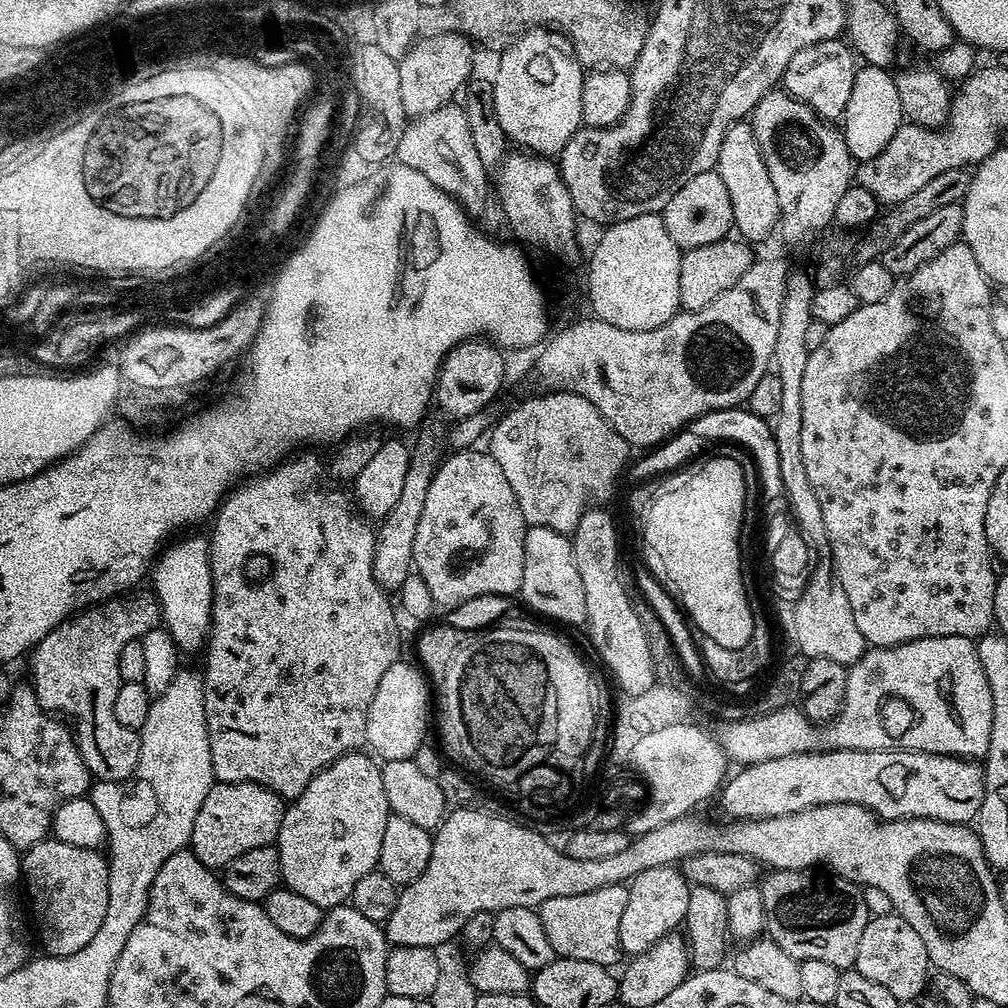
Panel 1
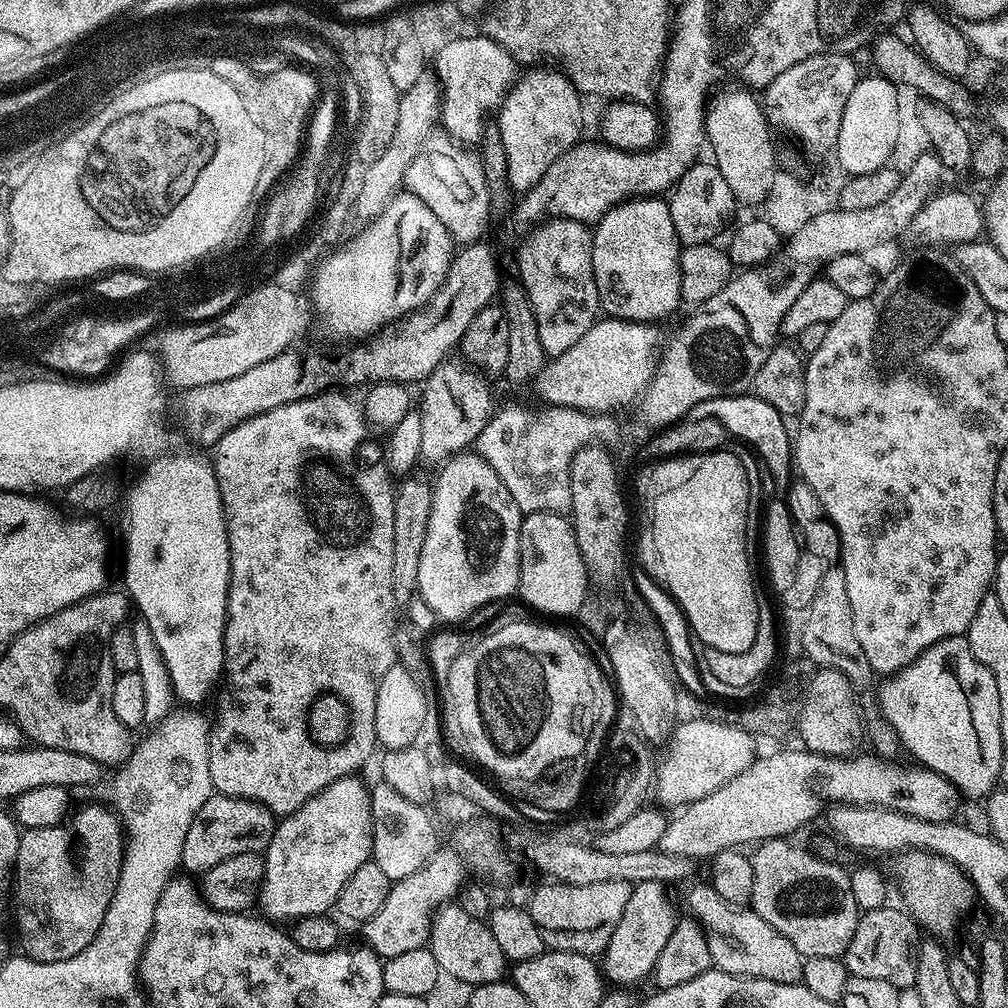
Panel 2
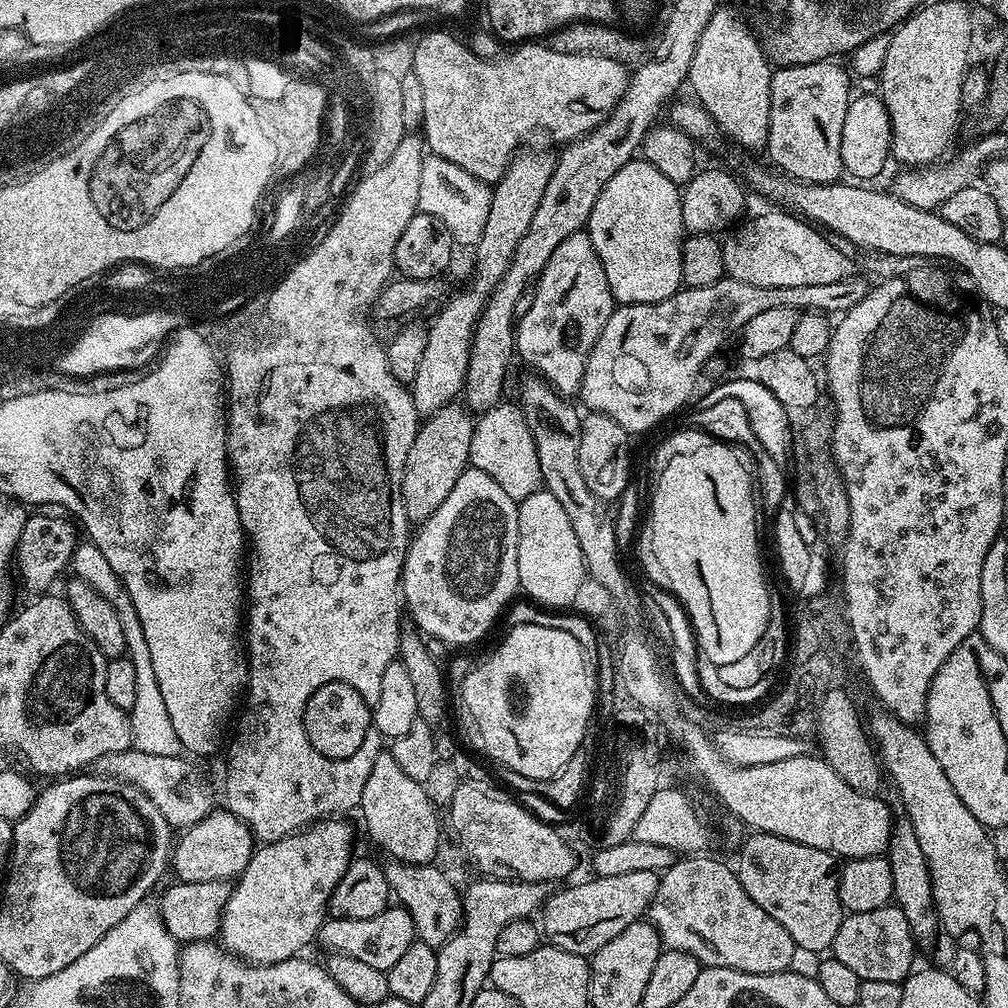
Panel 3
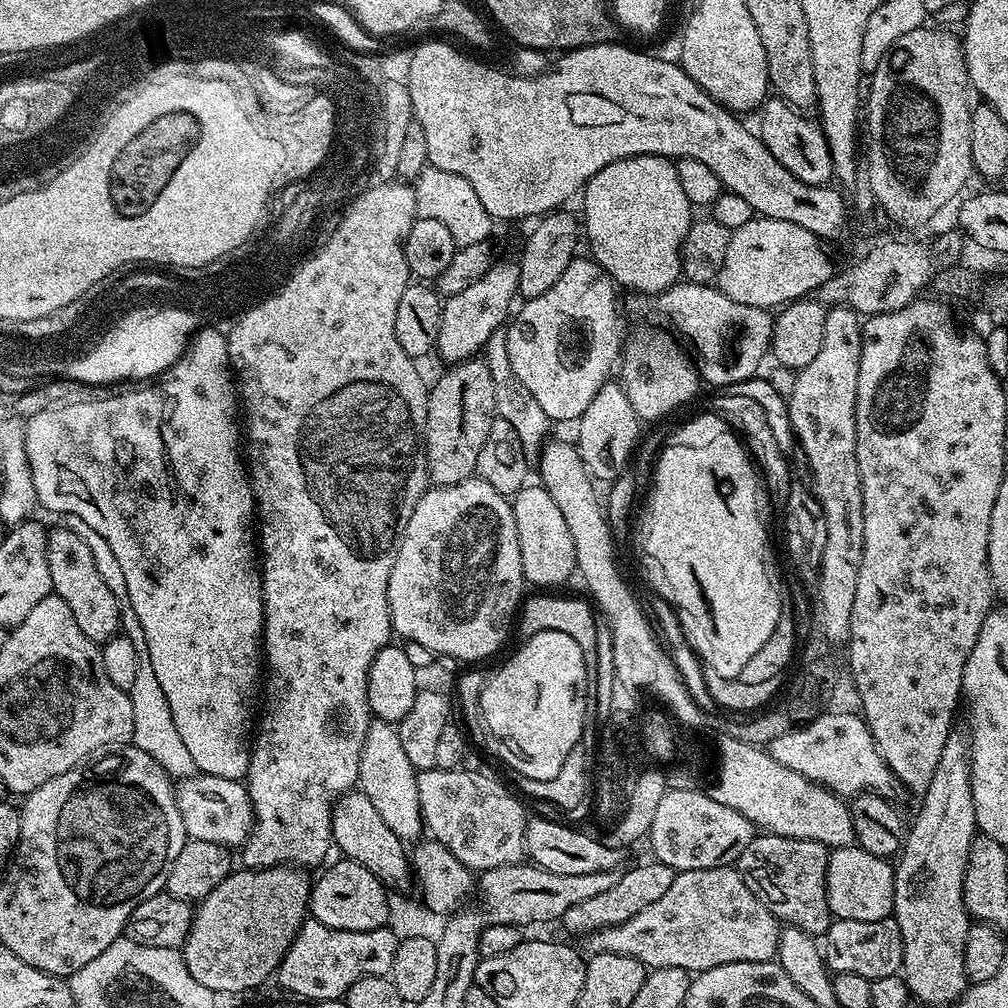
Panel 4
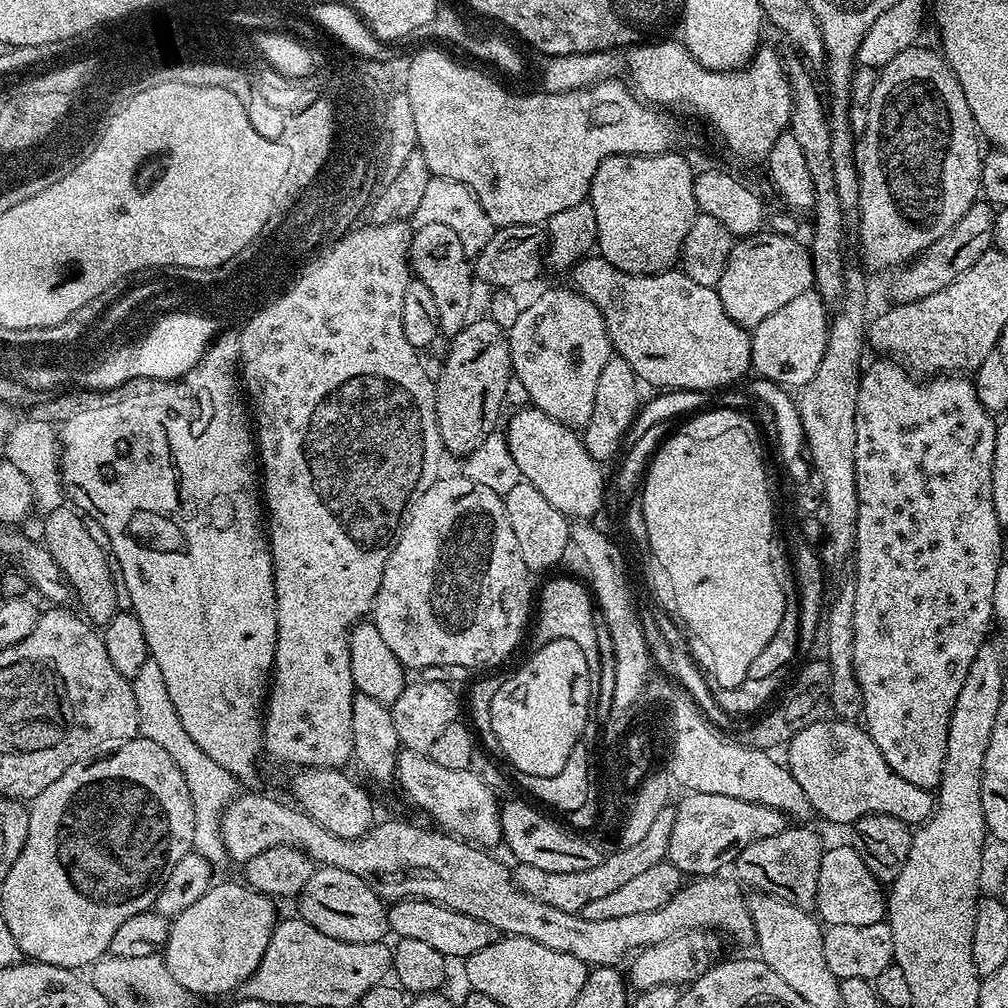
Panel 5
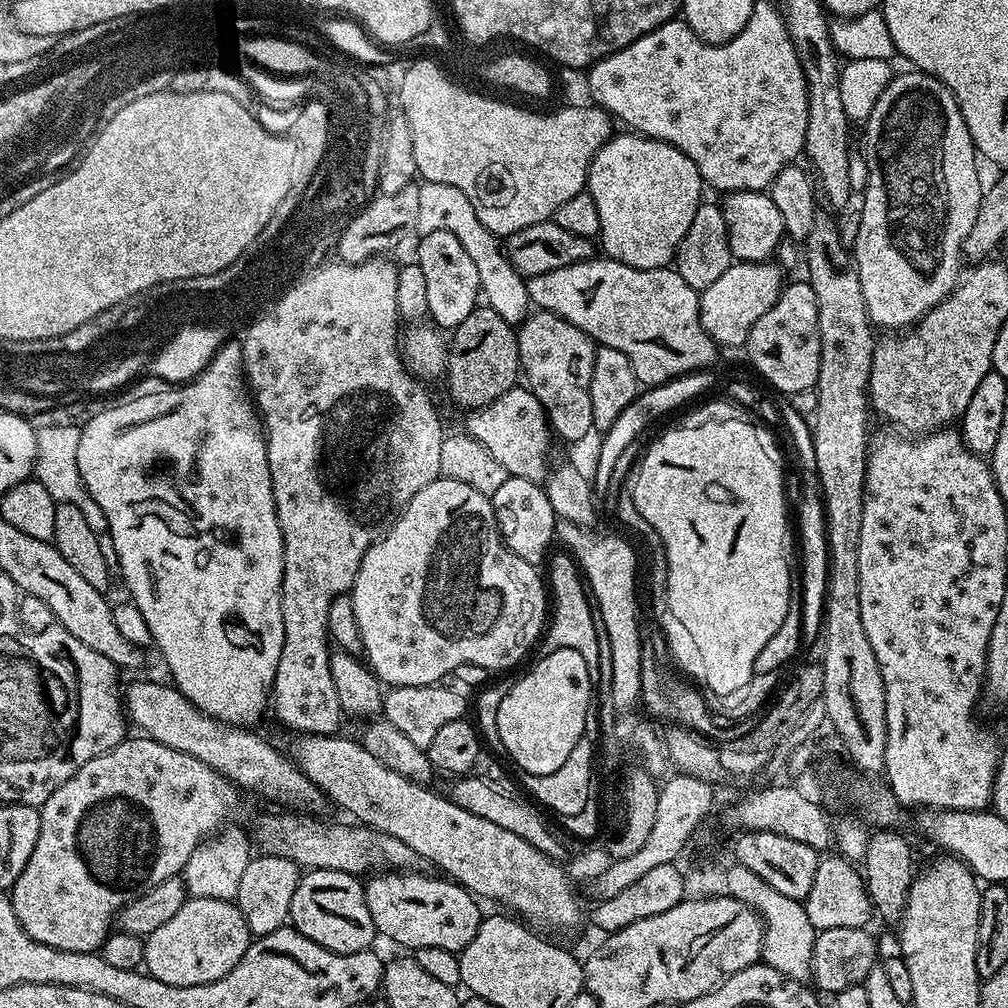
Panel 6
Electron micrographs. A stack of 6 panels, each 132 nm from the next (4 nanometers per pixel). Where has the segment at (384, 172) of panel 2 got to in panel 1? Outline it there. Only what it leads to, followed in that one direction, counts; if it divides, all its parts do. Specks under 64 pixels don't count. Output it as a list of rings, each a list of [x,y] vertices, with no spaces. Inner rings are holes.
[[[437,31],[434,36],[421,35],[411,50],[398,61],[398,83],[402,90],[402,106],[404,115],[415,118],[422,114],[430,114],[430,110],[438,110],[449,103],[452,96],[461,91],[468,83],[472,72],[472,48],[474,44],[469,37],[460,32]]]

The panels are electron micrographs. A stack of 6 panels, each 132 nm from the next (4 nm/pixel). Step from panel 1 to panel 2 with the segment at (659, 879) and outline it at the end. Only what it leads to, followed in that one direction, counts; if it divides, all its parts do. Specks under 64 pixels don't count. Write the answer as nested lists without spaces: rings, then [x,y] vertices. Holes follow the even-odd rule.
[[[642,882],[633,887],[630,902],[626,902],[622,919],[614,934],[610,934],[610,942],[602,953],[602,972],[609,985],[632,986],[628,984],[640,984],[651,977],[654,962],[658,962],[658,954],[662,954],[670,934],[674,934],[678,919],[668,892],[669,889],[660,882]]]

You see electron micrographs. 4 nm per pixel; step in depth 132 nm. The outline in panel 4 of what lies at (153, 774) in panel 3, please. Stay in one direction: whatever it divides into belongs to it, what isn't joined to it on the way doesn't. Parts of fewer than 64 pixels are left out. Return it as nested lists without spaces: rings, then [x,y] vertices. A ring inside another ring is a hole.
[[[197,774],[183,777],[174,791],[176,805],[182,814],[184,835],[188,840],[223,844],[229,850],[239,849],[248,841],[254,817],[247,787],[241,781]]]

